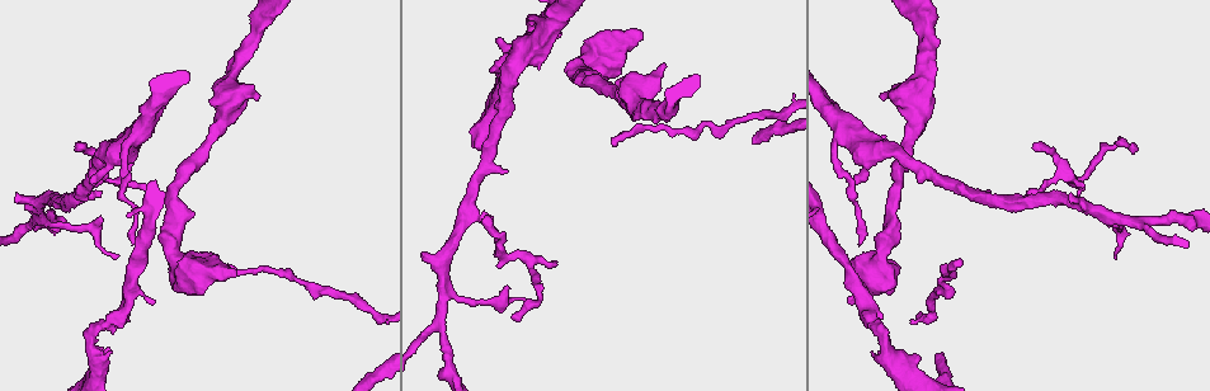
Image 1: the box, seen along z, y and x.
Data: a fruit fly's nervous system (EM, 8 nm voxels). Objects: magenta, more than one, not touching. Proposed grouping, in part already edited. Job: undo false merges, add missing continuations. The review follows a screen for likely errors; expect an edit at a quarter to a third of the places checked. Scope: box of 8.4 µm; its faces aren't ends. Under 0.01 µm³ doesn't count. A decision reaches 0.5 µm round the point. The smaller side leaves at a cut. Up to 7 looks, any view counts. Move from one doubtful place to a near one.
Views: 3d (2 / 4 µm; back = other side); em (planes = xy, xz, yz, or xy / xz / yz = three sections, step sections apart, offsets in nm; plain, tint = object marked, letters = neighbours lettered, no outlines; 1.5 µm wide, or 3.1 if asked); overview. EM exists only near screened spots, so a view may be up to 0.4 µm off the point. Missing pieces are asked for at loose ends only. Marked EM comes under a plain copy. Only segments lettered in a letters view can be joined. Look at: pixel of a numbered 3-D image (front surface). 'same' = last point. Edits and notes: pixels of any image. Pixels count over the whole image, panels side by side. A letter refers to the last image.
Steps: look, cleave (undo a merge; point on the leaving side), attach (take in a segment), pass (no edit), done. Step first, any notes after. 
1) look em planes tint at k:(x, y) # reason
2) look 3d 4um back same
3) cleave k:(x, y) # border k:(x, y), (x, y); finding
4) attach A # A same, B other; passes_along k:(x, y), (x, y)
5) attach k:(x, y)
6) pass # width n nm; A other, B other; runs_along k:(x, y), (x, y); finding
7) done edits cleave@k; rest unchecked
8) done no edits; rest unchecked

look 3d 2um at 1:(514, 315) # free end

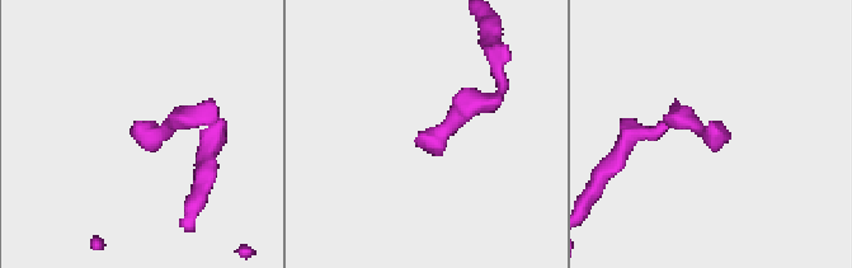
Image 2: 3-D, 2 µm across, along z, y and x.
look em xy step 4 letters at 2:(131, 128) # need the tissue

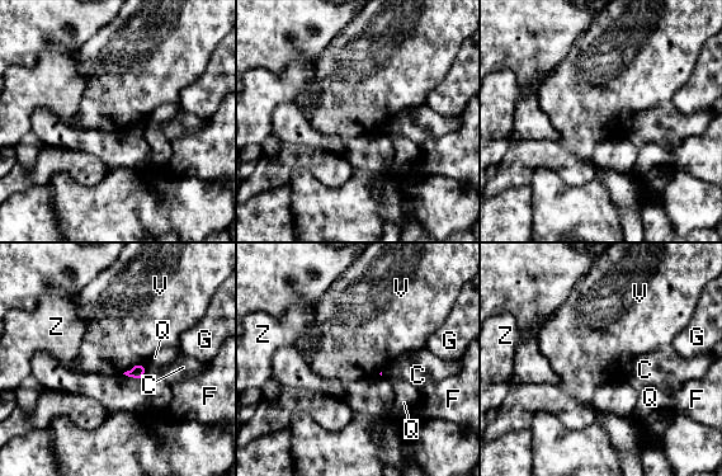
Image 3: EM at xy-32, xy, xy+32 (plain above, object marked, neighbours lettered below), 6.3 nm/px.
look em planes letters same # another direction

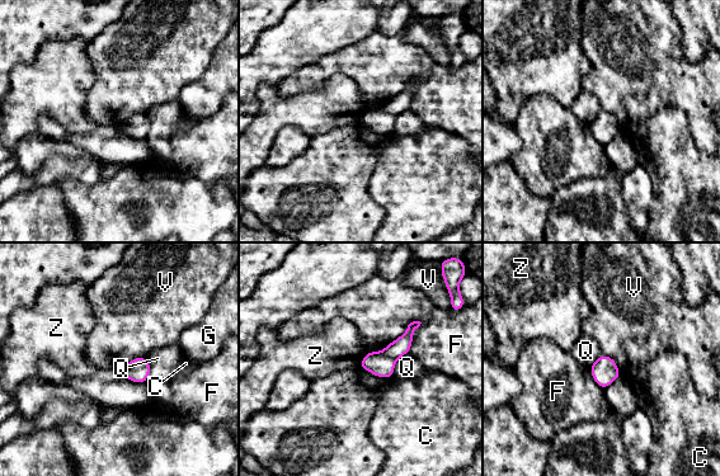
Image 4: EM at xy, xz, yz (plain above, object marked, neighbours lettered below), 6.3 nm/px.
pass # width 150 nm; C other, F other, G other, Q other, V other, Z other; runs_along 4:(415, 324), (382, 362), (363, 364); none of them fits

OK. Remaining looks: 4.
look 3d 2um at 1:(75, 145) # thin end

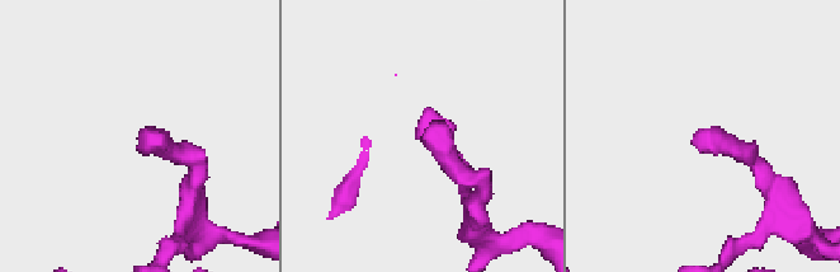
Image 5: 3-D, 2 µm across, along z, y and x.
look em planes tint at 5:(429, 124)

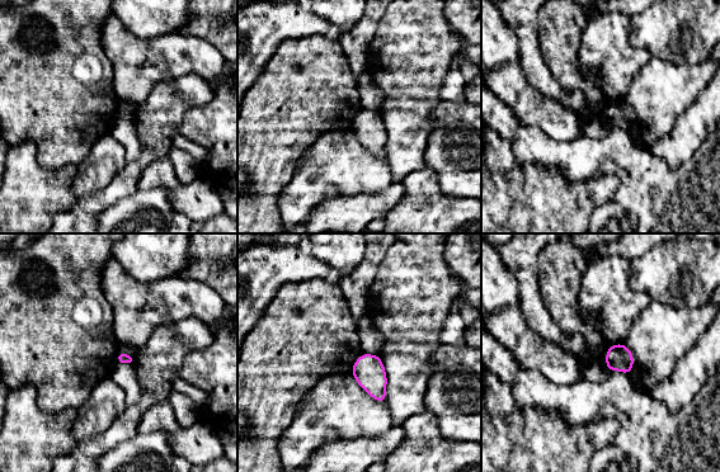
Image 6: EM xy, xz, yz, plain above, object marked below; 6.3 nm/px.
look em planes letters same

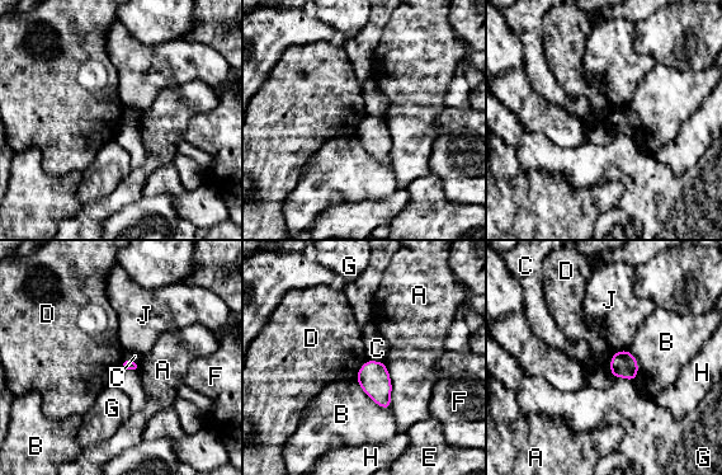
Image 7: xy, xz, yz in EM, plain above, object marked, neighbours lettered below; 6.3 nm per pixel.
pass # A other, B other, C other, D other, E other, F other, G other, H other, J other; border 7:(614, 352), (610, 360), (610, 375); none of them fits

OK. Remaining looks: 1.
done no edits; rest unchecked

